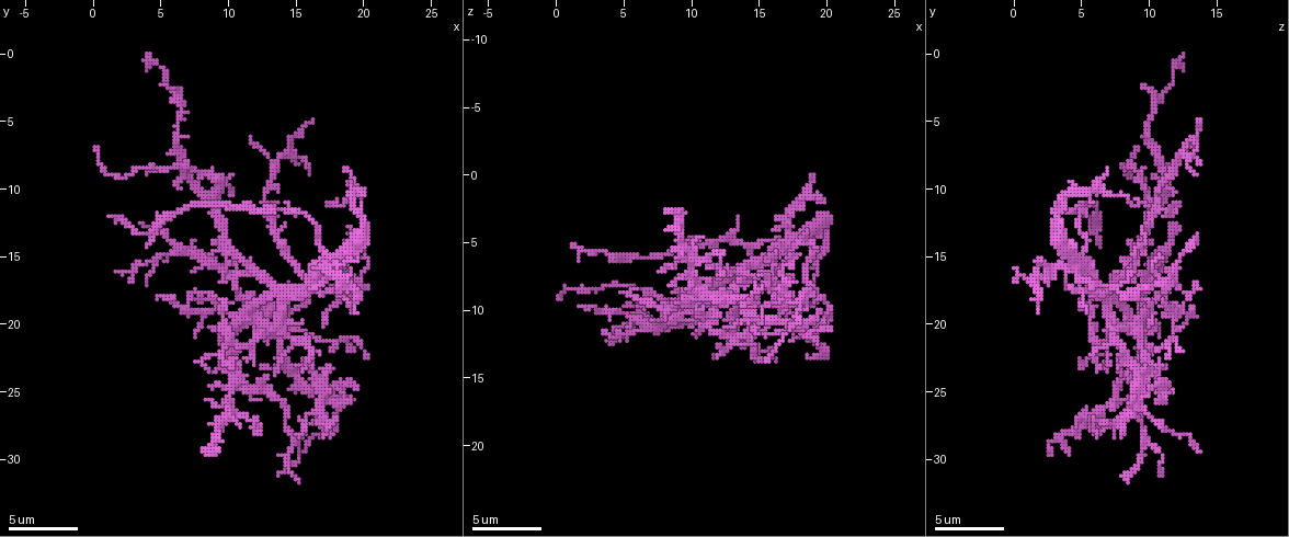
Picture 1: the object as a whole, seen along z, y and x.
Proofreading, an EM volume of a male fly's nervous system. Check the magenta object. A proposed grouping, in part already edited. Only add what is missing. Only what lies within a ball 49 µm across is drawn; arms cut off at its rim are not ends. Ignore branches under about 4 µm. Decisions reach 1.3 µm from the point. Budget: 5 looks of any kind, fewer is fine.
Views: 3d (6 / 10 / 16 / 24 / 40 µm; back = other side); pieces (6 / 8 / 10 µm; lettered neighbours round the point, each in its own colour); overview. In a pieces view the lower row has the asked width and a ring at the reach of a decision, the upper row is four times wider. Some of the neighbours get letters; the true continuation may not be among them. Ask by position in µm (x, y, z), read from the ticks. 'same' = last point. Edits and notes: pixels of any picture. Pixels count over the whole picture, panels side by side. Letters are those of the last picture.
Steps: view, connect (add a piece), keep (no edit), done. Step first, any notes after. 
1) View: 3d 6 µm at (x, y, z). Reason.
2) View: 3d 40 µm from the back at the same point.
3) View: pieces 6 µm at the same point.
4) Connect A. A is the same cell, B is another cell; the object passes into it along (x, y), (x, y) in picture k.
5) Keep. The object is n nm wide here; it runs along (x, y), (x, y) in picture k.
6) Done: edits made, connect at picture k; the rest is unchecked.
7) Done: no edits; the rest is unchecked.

View: pieces 6 µm at (8.6, 29.4, 2.6). Long arm stops here.

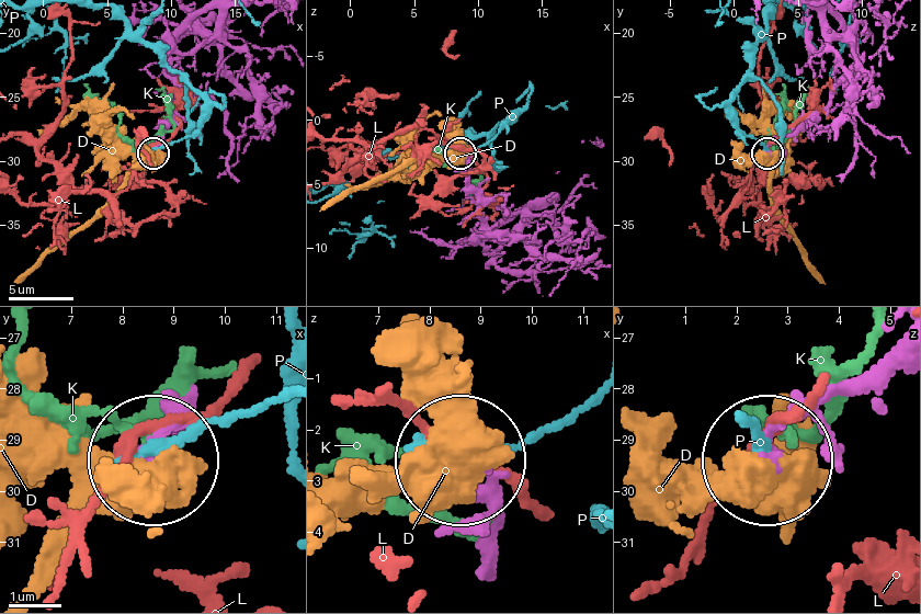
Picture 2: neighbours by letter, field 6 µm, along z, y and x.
Keep. D, K, L and P are other cells; no lettered piece goes on from it.

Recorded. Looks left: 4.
View: pieces 10 µm at (15.0, 17.2, 13.6). Thin end.

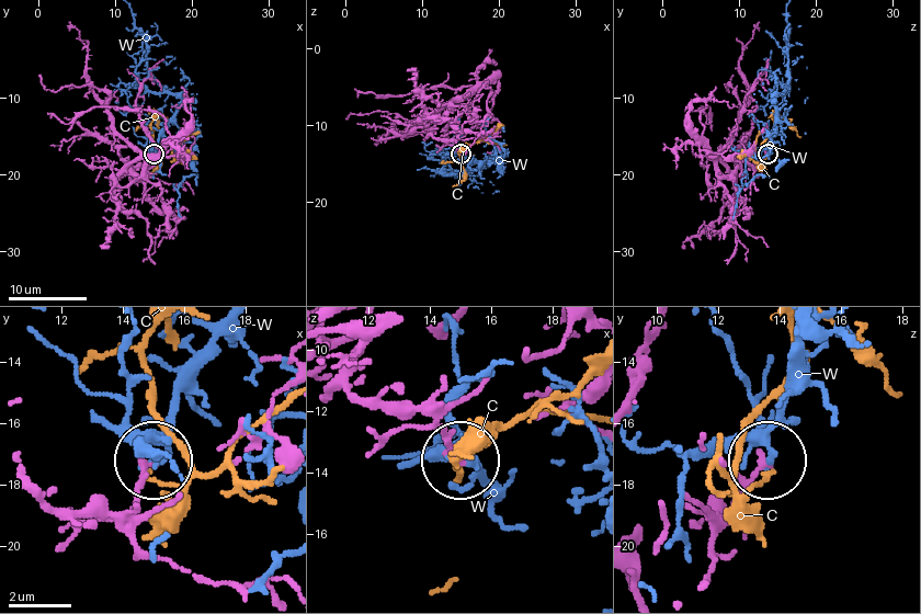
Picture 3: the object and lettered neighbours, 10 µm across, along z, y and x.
Keep. The object is 180 nm wide here; C and W are other cells; none of them fits.

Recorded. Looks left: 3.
View: pieces 6 µm at (12.0, 22.8, 7.2). Tapers out.

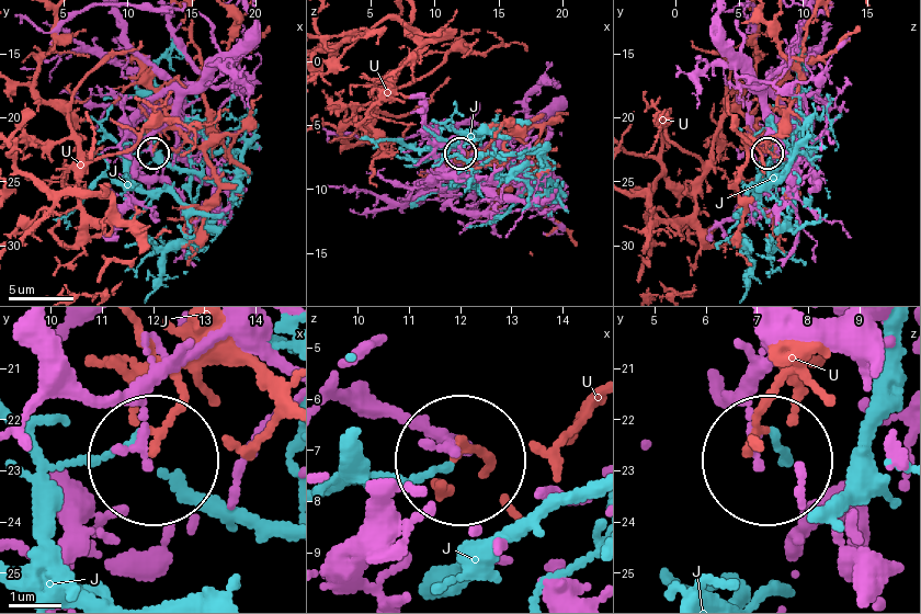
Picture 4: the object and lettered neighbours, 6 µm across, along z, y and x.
Keep. The object is 170 nm wide here; J and U are other cells; it runs along (184, 82), (182, 101), (152, 136), (151, 151) in picture 4; no lettered piece goes on from it.

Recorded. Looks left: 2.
Done: no edits; the rest is unchecked.

